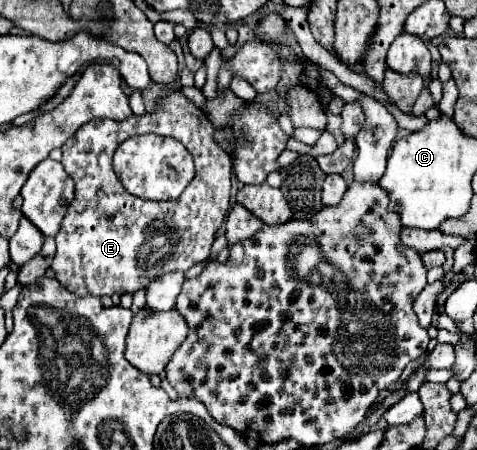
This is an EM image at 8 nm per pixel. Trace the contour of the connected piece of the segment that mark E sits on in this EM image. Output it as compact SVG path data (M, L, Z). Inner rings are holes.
M170 90L166 96L162 96L160 104L156 106L156 112L152 114L130 116L128 120L122 122L106 120L106 118L90 120L90 124L78 128L78 132L62 146L64 152L62 166L76 184L76 196L56 236L58 250L52 262L56 280L78 296L86 296L86 294L112 296L114 292L134 294L166 272L186 272L194 264L204 262L206 256L210 254L210 244L214 242L214 236L226 218L226 210L230 208L228 200L232 186L232 160L230 156L226 156L226 152L222 152L222 148L218 148L218 144L214 144L212 132L214 126L210 124L206 114L178 90ZM148 132L158 136L170 136L182 142L196 162L194 180L176 200L152 202L152 200L136 198L122 186L122 182L112 170L112 154L116 152L116 148L130 136L148 134Z

